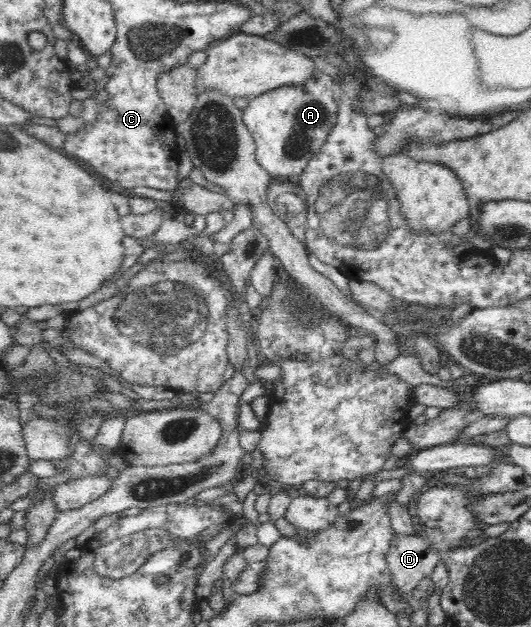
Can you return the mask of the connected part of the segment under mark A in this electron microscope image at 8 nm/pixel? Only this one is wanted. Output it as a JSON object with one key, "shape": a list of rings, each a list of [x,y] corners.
{"shape":[[[319,72],[302,85],[287,85],[250,98],[242,119],[255,141],[256,161],[270,176],[297,179],[311,158],[318,156],[337,122],[338,102],[334,98],[334,80]]]}

